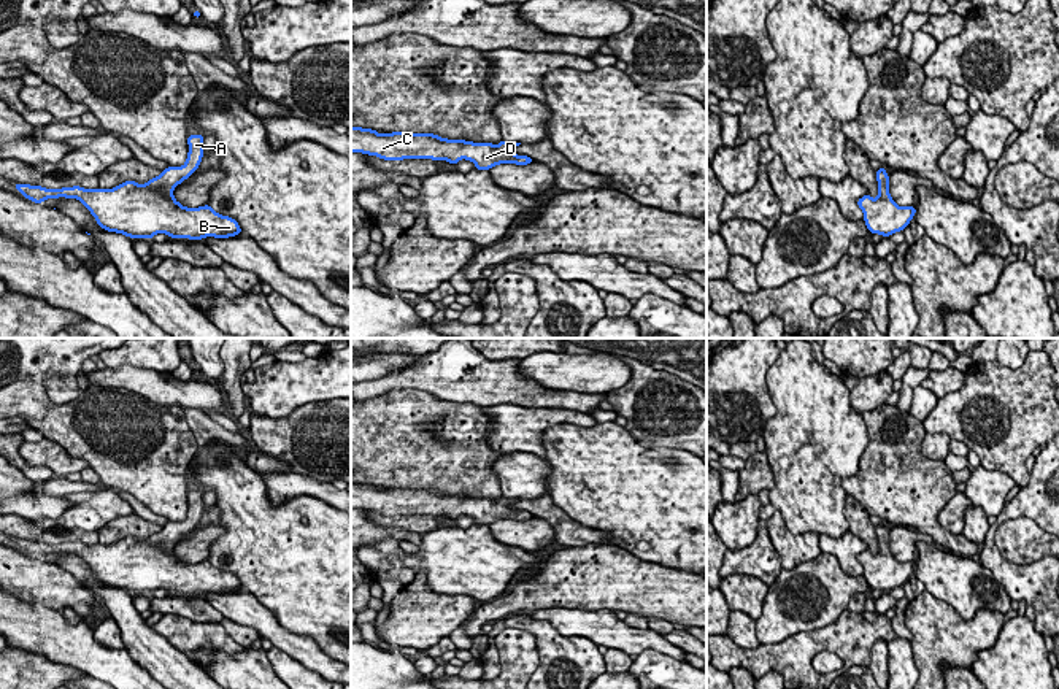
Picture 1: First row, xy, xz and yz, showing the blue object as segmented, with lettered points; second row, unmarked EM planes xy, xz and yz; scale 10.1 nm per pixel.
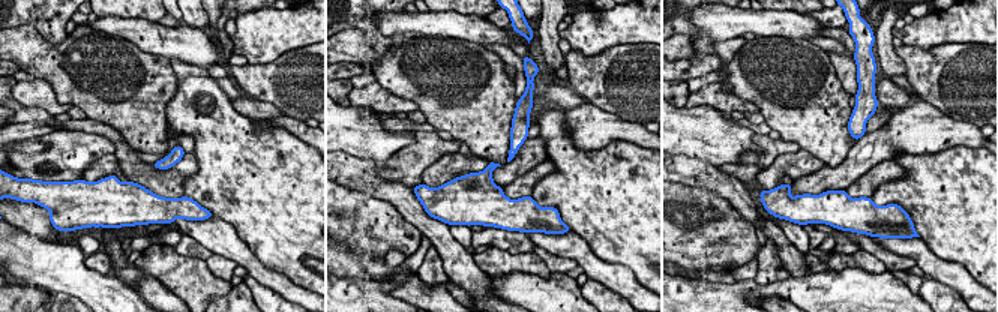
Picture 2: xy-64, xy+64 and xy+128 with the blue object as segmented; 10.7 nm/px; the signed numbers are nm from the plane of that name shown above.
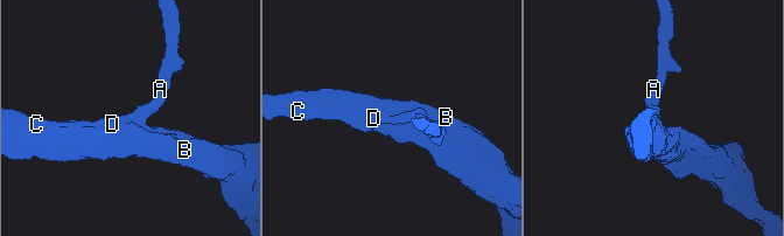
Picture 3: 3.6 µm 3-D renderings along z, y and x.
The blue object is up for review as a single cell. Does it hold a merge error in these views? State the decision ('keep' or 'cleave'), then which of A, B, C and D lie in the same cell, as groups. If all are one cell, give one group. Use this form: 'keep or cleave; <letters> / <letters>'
keep; A B C D

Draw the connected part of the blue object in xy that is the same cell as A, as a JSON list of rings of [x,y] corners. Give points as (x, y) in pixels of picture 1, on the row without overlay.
[[[189,491],[186,519],[170,521],[144,540],[129,535],[108,546],[81,541],[46,545],[19,538],[14,538],[14,543],[33,559],[59,552],[76,554],[103,586],[129,594],[151,595],[157,589],[165,589],[170,594],[189,594],[191,597],[206,592],[237,592],[241,589],[241,583],[233,573],[216,568],[210,560],[187,564],[175,556],[173,545],[192,532],[203,514],[203,492]]]

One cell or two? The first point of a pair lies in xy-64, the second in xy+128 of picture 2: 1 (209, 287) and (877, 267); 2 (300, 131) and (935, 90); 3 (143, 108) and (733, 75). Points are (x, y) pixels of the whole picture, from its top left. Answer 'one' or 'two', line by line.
1: one
2: two
3: one

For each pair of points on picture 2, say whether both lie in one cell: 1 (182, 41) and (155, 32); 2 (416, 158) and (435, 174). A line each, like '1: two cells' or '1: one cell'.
1: one cell
2: two cells

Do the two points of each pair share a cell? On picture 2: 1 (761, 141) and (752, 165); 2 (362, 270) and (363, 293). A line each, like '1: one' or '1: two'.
1: one
2: two

